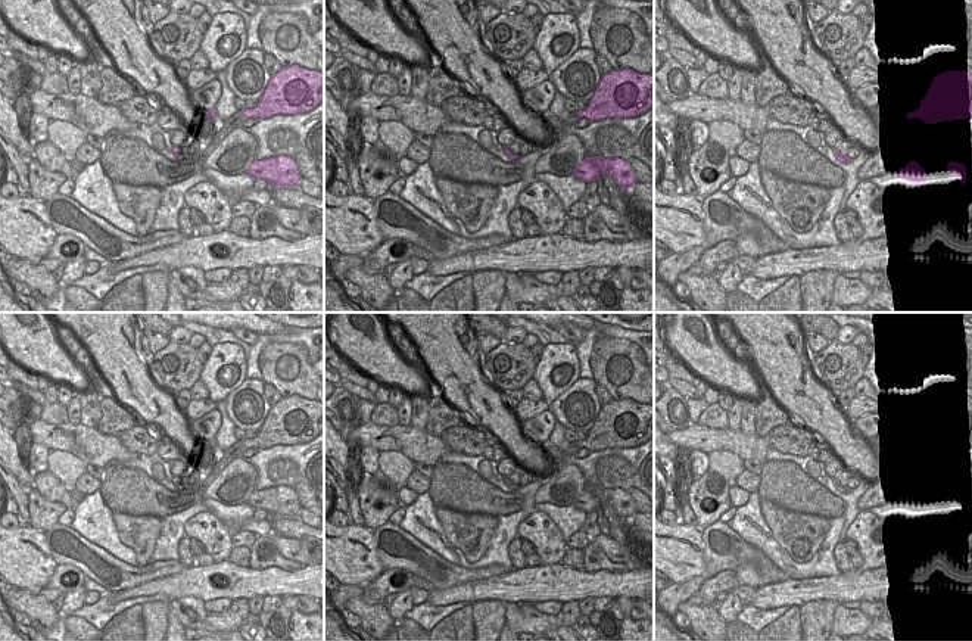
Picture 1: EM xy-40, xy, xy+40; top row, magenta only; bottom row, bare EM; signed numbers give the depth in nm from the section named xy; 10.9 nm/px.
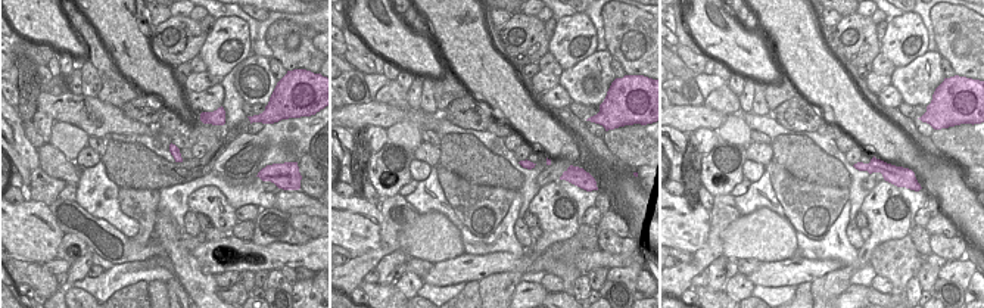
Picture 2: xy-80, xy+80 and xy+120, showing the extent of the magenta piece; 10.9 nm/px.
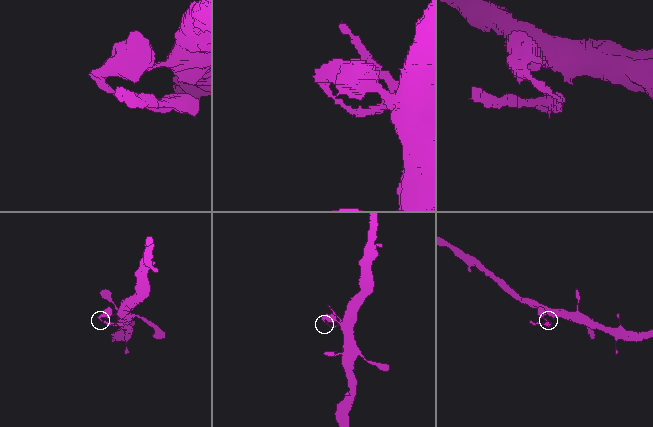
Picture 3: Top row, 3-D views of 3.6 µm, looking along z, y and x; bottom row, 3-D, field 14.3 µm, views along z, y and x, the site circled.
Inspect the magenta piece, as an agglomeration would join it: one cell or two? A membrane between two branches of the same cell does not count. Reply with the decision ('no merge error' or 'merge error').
merge error

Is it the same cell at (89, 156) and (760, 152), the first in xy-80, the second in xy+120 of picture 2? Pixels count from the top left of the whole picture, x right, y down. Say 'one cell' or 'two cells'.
one cell

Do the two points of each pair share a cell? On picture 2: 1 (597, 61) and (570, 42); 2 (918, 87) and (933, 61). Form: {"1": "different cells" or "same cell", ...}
{"1": "different cells", "2": "same cell"}

